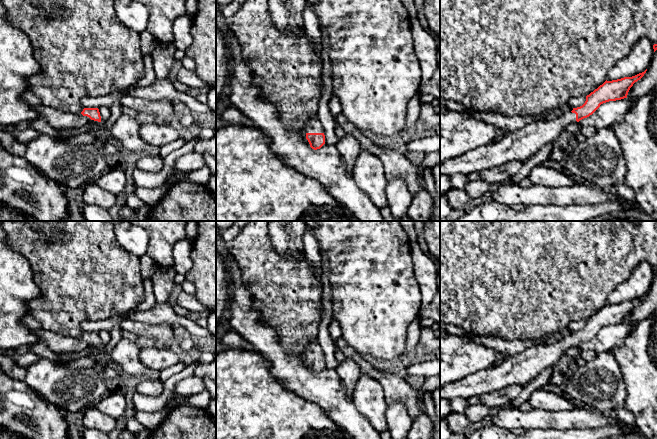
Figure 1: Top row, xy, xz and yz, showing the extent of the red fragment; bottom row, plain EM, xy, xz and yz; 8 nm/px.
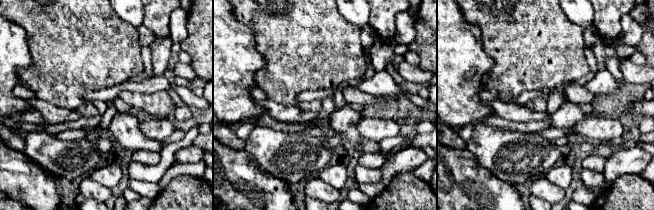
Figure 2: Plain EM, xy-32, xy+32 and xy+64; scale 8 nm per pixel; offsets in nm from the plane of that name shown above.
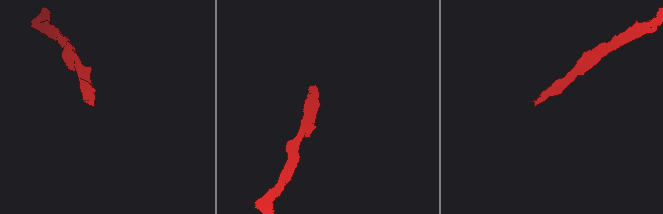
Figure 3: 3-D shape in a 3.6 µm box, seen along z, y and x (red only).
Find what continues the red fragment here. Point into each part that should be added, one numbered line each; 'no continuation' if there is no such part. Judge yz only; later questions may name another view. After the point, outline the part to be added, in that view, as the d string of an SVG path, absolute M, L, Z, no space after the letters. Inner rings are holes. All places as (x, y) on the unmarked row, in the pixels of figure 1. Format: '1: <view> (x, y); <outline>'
1: yz (520, 369); M570 335L550 345L528 347L494 367L446 384L440 389L440 399L468 399L510 385L524 387L543 370L563 359L569 348L576 346L576 338Z

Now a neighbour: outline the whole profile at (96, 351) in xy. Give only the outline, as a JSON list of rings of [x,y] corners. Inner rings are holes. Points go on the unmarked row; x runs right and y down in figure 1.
[[[92,346],[90,348],[84,349],[81,352],[76,353],[66,353],[64,354],[65,359],[79,359],[82,357],[94,356],[94,357],[102,357],[103,347],[102,346]]]

